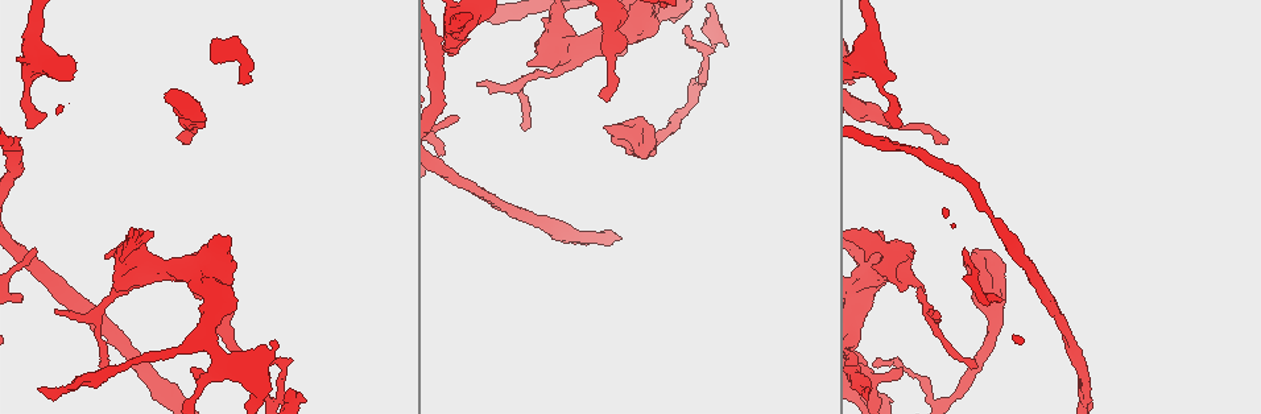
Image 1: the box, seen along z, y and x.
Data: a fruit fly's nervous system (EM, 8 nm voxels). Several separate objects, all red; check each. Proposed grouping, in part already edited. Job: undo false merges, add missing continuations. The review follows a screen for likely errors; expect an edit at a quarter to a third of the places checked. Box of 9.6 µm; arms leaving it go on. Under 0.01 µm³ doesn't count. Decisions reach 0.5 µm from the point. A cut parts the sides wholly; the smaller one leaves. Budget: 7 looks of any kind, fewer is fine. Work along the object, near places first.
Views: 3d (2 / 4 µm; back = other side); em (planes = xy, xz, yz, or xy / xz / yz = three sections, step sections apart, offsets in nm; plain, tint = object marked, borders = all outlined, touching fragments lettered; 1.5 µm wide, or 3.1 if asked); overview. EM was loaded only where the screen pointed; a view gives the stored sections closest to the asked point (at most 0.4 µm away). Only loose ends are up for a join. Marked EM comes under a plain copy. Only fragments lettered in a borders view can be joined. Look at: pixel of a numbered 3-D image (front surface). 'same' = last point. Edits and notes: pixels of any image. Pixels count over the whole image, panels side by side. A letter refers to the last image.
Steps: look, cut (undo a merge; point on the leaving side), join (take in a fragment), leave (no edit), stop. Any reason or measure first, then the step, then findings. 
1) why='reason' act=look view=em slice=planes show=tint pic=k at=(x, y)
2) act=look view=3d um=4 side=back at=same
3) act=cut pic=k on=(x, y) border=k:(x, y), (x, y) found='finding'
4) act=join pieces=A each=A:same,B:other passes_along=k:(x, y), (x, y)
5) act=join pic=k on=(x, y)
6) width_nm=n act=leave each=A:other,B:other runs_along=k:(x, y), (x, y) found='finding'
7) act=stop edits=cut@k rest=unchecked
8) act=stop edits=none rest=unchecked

why='thin end' act=look view=em slice=yz step=8 show=tint pic=1 at=(55, 310)

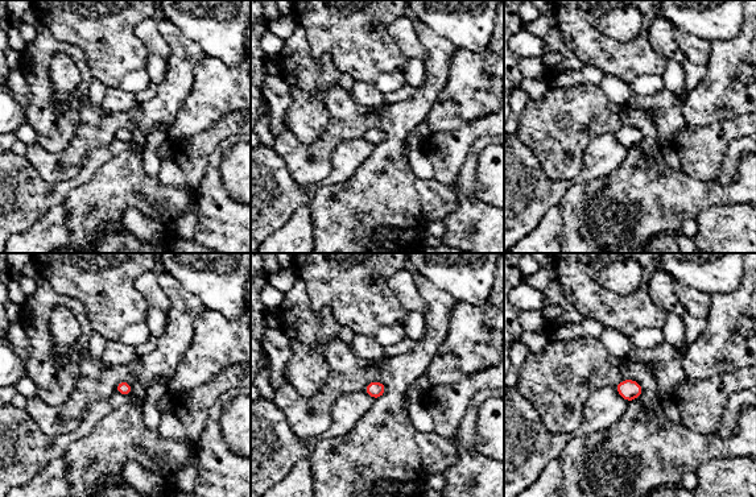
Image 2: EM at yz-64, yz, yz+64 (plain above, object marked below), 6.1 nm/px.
why='cut it another way' act=look view=em slice=planes show=borders at=same

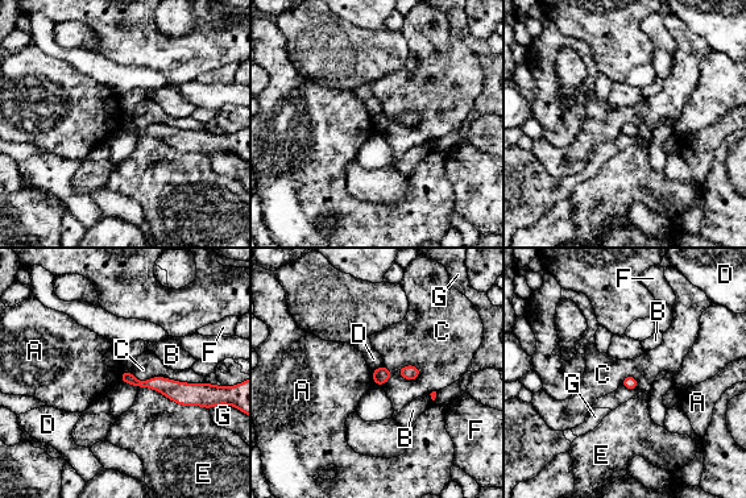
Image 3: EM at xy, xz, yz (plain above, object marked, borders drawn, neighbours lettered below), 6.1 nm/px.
act=leave each=A:other,B:other,C:other,D:other,E:other,F:other,G:other border=3:(382, 364), (372, 370) found='none of them fits'

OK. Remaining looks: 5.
why='branch stops here' act=look view=3d um=4 pic=1 at=(867, 387)

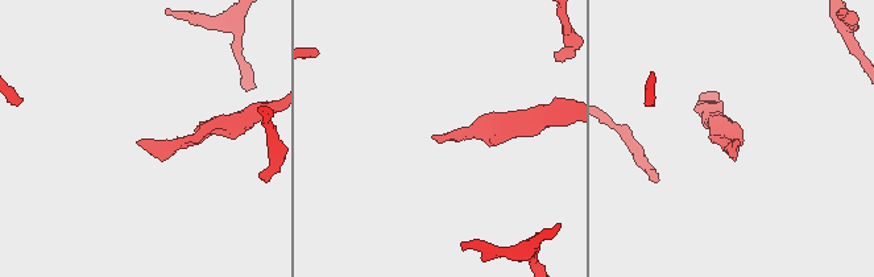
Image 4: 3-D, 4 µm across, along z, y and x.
act=look view=em slice=planes show=tint pic=4 at=(141, 142)

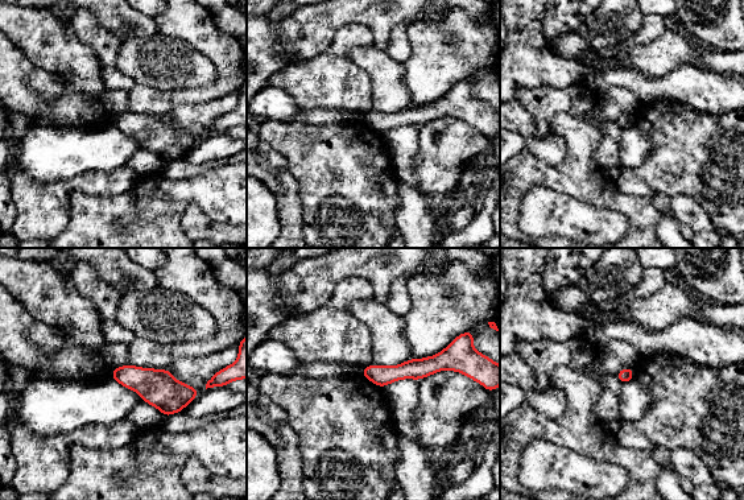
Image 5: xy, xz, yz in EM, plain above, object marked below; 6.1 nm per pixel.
act=look view=em slice=planes show=borders at=same

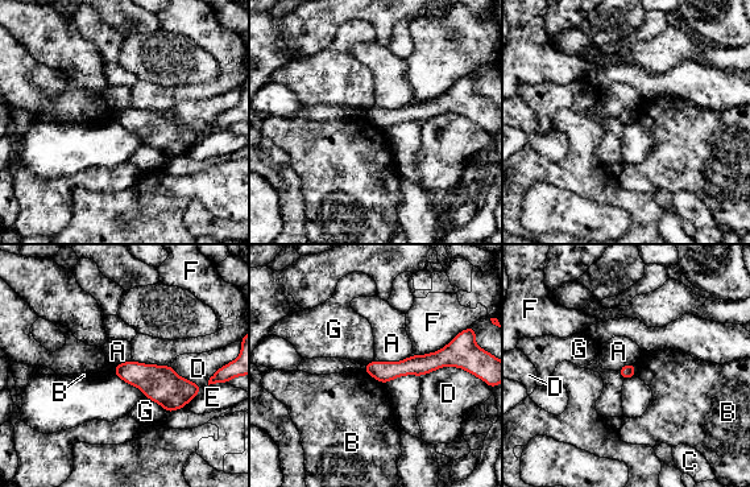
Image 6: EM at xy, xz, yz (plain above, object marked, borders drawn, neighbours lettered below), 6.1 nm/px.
act=leave each=A:other,B:other,C:other,D:other,E:other,F:other,G:other runs_along=6:(454, 357), (401, 368), (367, 367) found='no lettered fragment goes on from it'

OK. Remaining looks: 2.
why='an open end' act=look view=em slice=planes show=borders pic=1 at=(888, 116)

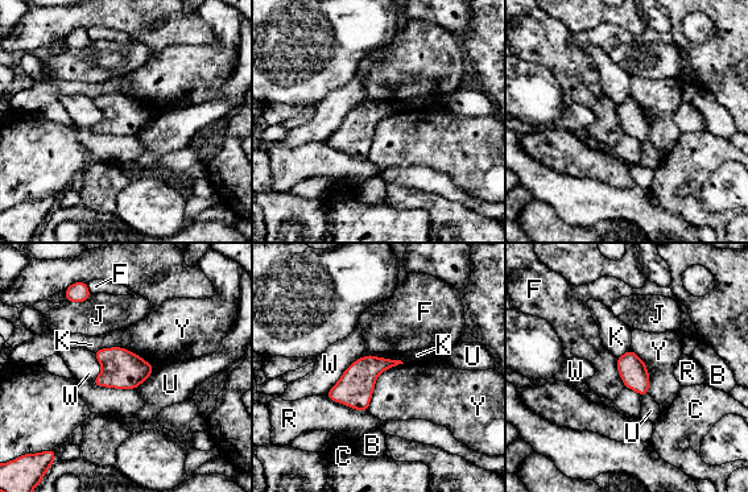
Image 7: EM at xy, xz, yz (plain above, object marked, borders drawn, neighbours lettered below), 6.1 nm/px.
act=leave each=B:other,C:other,F:other,J:other,K:other,R:other,U:other,W:other,Y:other border=7:(404, 363), (377, 376), (367, 410) found='no lettered fragment goes on from it'

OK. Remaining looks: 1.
act=stop edits=none rest=unchecked

